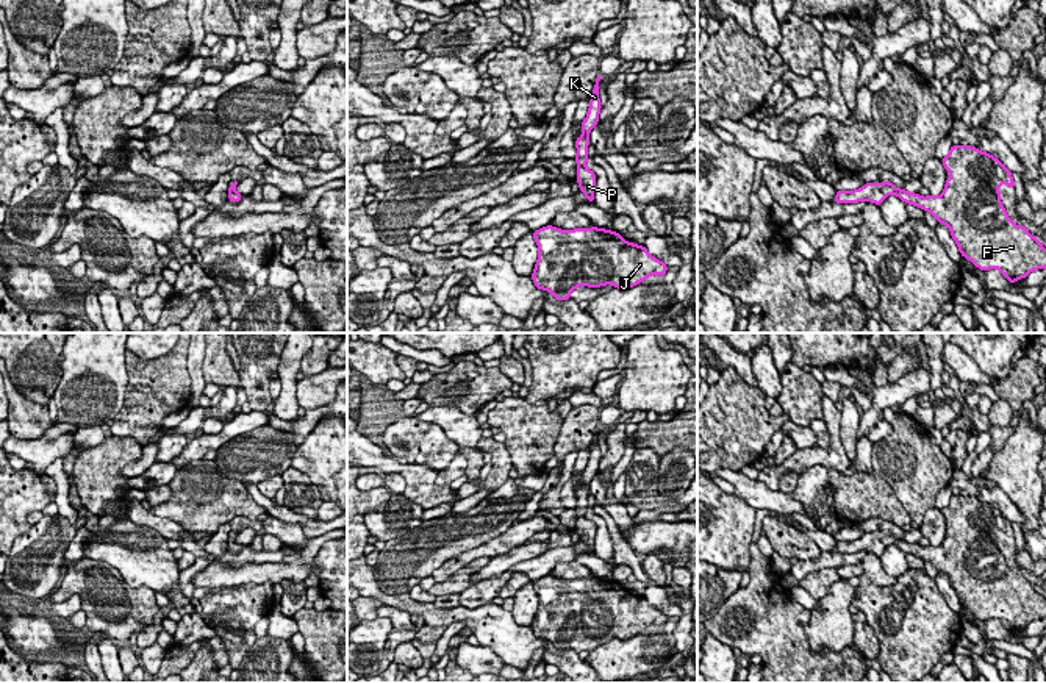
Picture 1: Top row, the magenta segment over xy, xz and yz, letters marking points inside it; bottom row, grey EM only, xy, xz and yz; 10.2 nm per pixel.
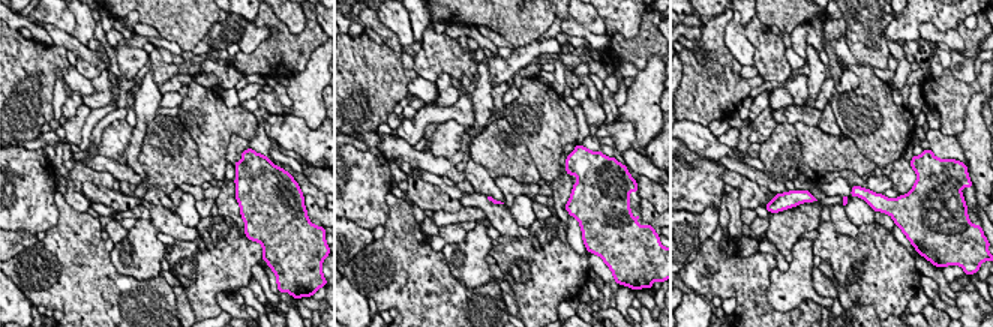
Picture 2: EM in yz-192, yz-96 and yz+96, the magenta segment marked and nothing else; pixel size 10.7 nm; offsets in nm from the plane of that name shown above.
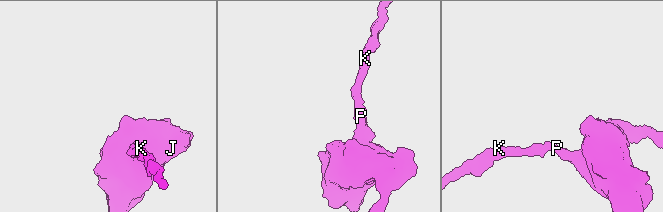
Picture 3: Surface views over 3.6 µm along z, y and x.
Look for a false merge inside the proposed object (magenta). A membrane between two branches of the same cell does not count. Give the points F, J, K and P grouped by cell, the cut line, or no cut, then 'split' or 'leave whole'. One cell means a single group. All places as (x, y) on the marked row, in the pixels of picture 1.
F J K P; no cut; leave whole

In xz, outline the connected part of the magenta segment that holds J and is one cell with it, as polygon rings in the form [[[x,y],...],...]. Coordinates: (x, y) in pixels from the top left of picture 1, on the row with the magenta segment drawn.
[[[547,225],[533,231],[533,239],[538,244],[538,261],[532,280],[557,300],[569,300],[571,291],[580,284],[611,284],[625,291],[668,270],[644,245],[597,227],[560,230]]]

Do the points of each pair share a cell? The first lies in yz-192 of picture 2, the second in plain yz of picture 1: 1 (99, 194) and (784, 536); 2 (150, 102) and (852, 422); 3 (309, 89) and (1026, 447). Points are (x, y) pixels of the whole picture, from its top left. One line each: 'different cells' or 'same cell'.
1: same cell
2: same cell
3: same cell

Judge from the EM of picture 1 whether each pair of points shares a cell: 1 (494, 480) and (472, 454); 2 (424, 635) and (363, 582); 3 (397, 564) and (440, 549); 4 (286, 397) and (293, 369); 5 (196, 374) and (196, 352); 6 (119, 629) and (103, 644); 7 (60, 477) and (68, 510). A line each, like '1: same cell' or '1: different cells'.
1: different cells
2: different cells
3: same cell
4: same cell
5: same cell
6: different cells
7: same cell

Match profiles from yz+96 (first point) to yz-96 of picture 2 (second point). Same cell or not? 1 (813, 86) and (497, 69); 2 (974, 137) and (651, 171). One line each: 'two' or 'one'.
1: two
2: two

